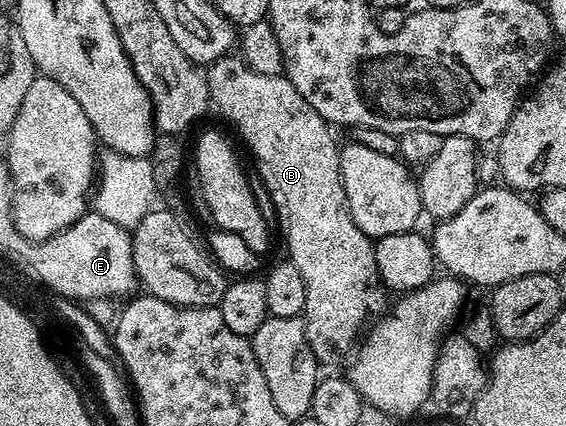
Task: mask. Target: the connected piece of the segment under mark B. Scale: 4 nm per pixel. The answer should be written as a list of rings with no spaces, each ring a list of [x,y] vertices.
[[[225,57],[207,68],[211,106],[215,110],[217,107],[236,126],[237,133],[244,138],[245,145],[257,159],[260,179],[268,190],[268,199],[276,210],[276,219],[280,222],[280,231],[288,246],[287,258],[298,265],[298,273],[302,273],[302,282],[306,284],[306,305],[302,318],[306,341],[310,341],[314,357],[321,365],[340,363],[353,354],[369,320],[379,316],[386,307],[386,288],[374,261],[373,240],[362,233],[362,229],[354,225],[354,217],[350,217],[346,189],[340,176],[341,148],[338,143],[336,147],[330,124],[313,109],[306,97],[302,97],[302,93],[298,93],[298,89],[294,89],[294,85],[290,85],[283,74],[258,73],[245,65],[243,58],[232,58]]]

